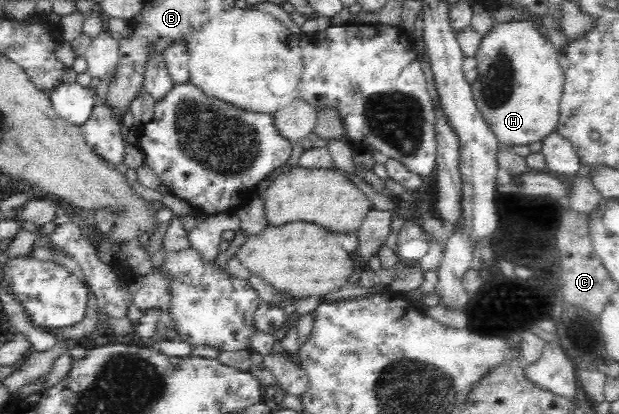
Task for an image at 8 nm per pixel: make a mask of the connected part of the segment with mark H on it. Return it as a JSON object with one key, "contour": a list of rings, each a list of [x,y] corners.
{"contour":[[[517,20],[504,24],[496,23],[493,30],[483,36],[477,52],[475,57],[479,74],[474,83],[471,83],[472,99],[486,126],[490,128],[490,133],[496,136],[498,149],[512,149],[516,145],[538,143],[556,132],[565,75],[559,63],[560,55],[550,41],[534,28],[533,22]]]}

